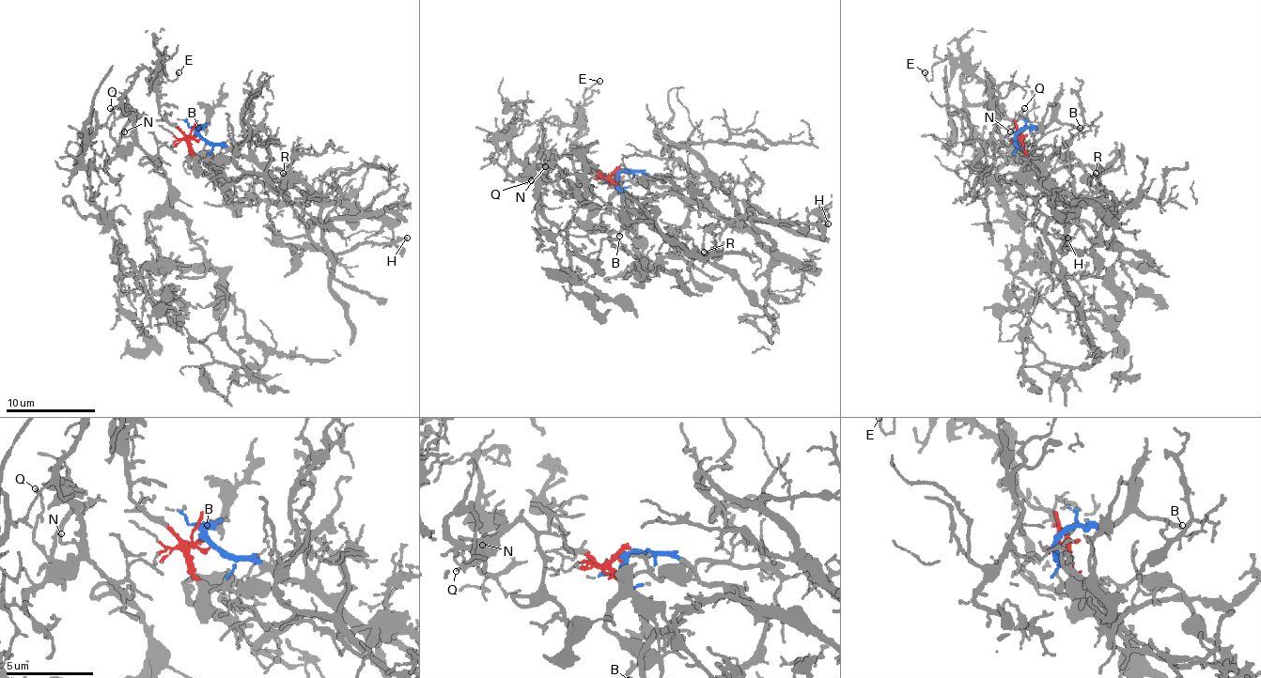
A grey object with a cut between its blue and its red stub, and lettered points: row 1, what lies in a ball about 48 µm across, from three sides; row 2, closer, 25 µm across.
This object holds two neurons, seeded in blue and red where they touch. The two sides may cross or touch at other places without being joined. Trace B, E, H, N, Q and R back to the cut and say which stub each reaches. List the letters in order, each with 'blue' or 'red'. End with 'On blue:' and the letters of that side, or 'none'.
B: blue
E: red
H: blue
N: red
Q: red
R: blue
On blue: B, H, R

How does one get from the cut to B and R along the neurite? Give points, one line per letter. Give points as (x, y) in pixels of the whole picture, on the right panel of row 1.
B: (1013, 139), (1027, 128), (1053, 121), (1081, 128)
R: (1013, 139), (1071, 199), (1069, 223), (1071, 201), (1096, 173)

